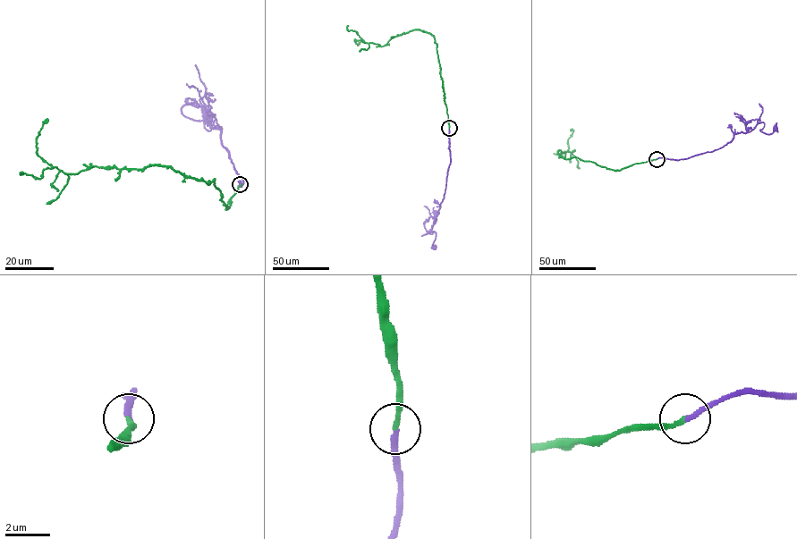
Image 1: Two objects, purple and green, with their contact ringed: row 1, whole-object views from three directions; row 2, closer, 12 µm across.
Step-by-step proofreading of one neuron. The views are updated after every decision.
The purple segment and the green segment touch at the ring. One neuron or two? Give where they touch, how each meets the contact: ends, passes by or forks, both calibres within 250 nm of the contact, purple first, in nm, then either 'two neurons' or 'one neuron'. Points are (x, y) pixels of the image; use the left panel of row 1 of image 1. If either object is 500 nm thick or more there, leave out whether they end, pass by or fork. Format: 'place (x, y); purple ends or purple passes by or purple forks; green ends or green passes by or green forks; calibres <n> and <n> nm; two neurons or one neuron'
place (240, 184); purple ends; green ends; calibres 200 and 200 nm; one neuron

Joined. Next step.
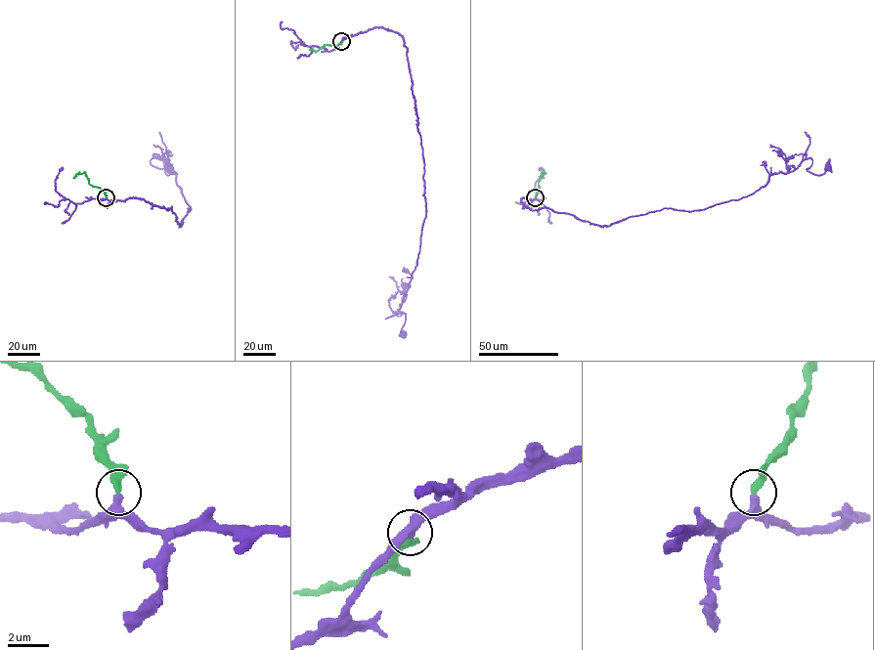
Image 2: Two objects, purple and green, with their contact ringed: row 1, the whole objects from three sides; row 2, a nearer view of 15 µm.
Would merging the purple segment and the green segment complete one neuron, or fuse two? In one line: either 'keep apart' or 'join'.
join

